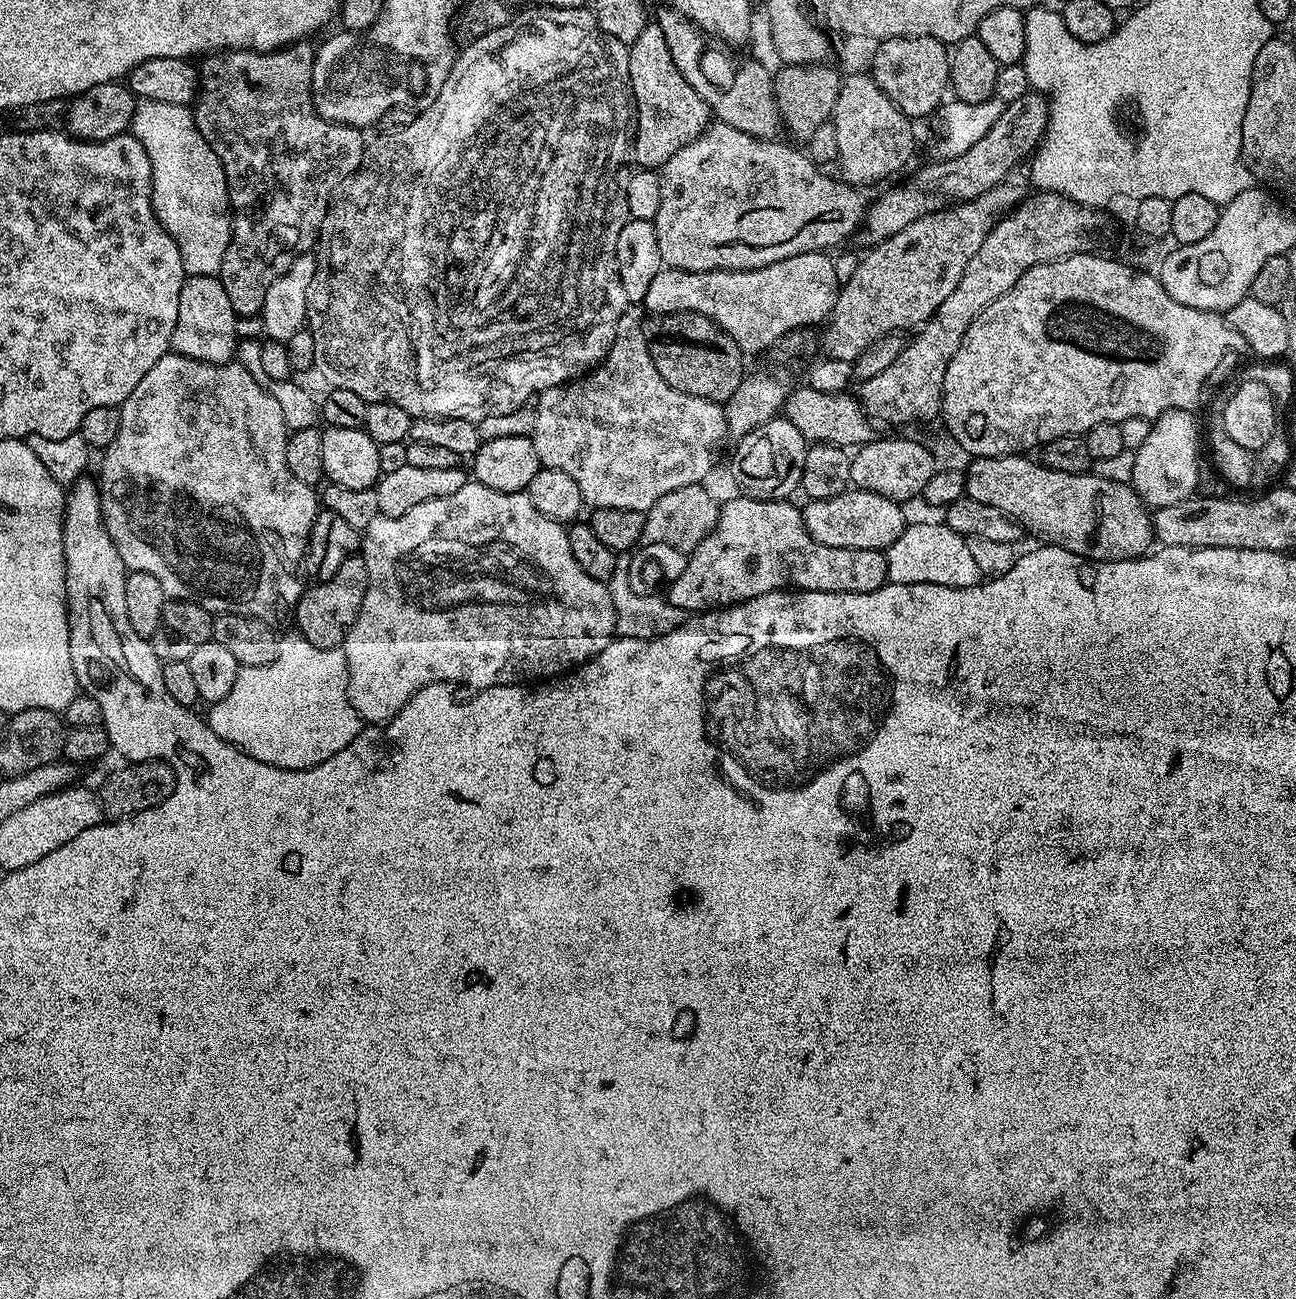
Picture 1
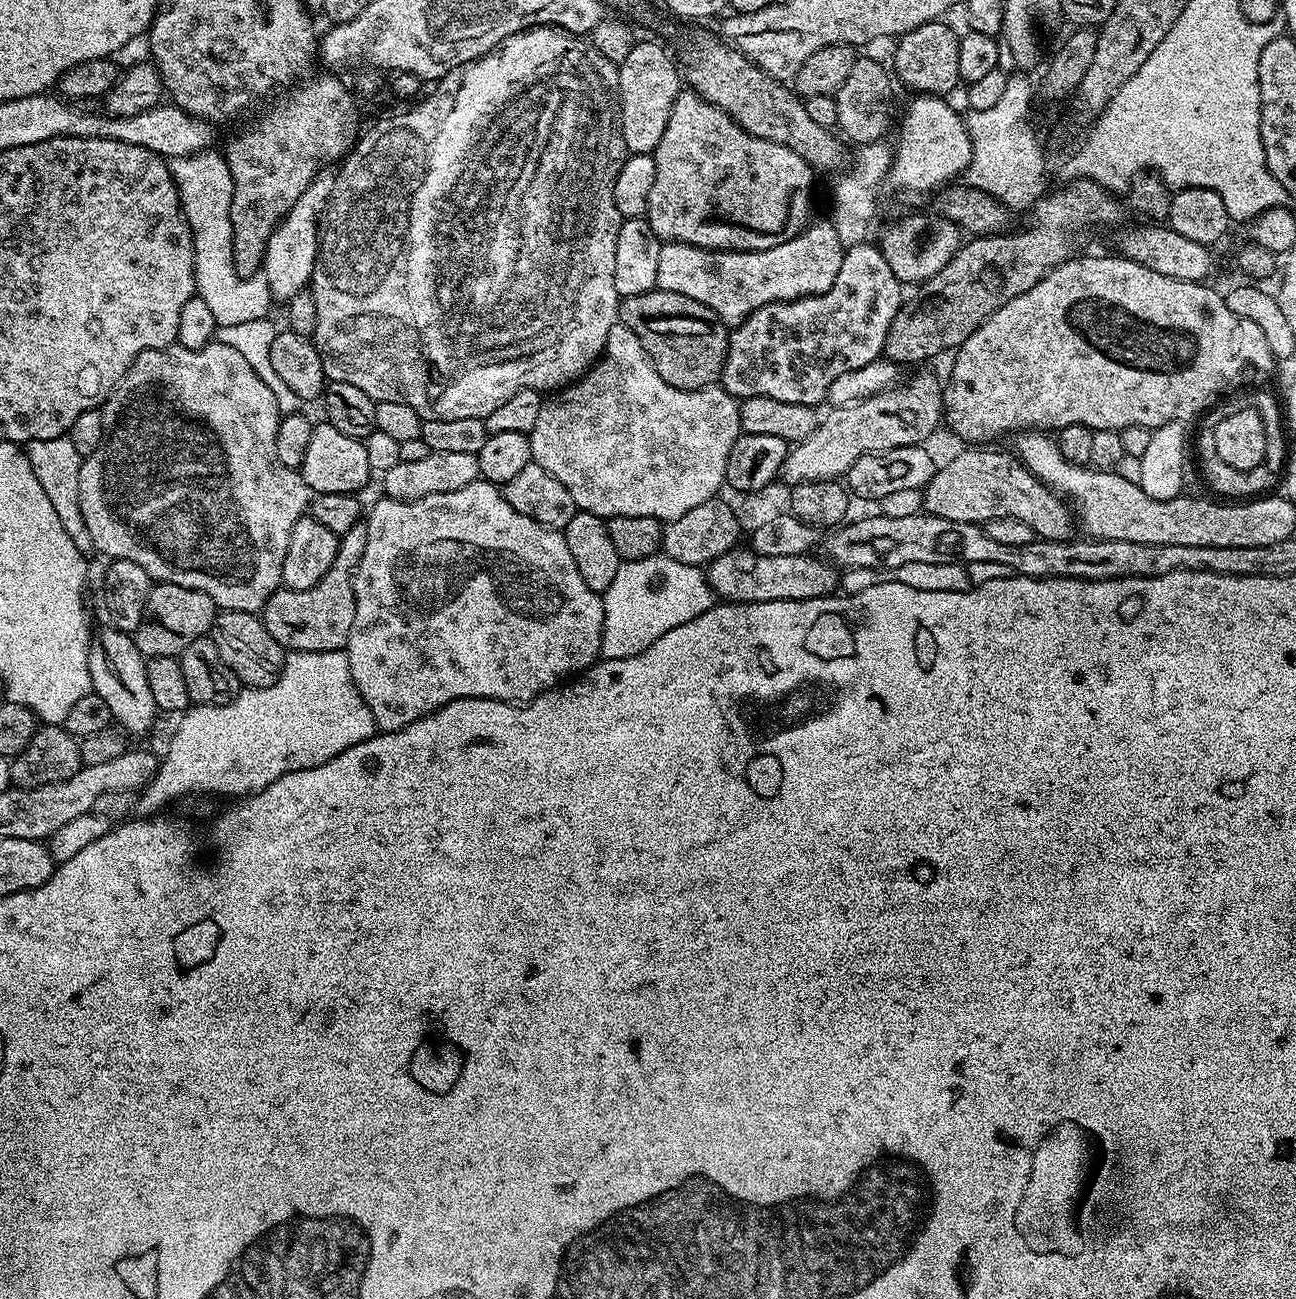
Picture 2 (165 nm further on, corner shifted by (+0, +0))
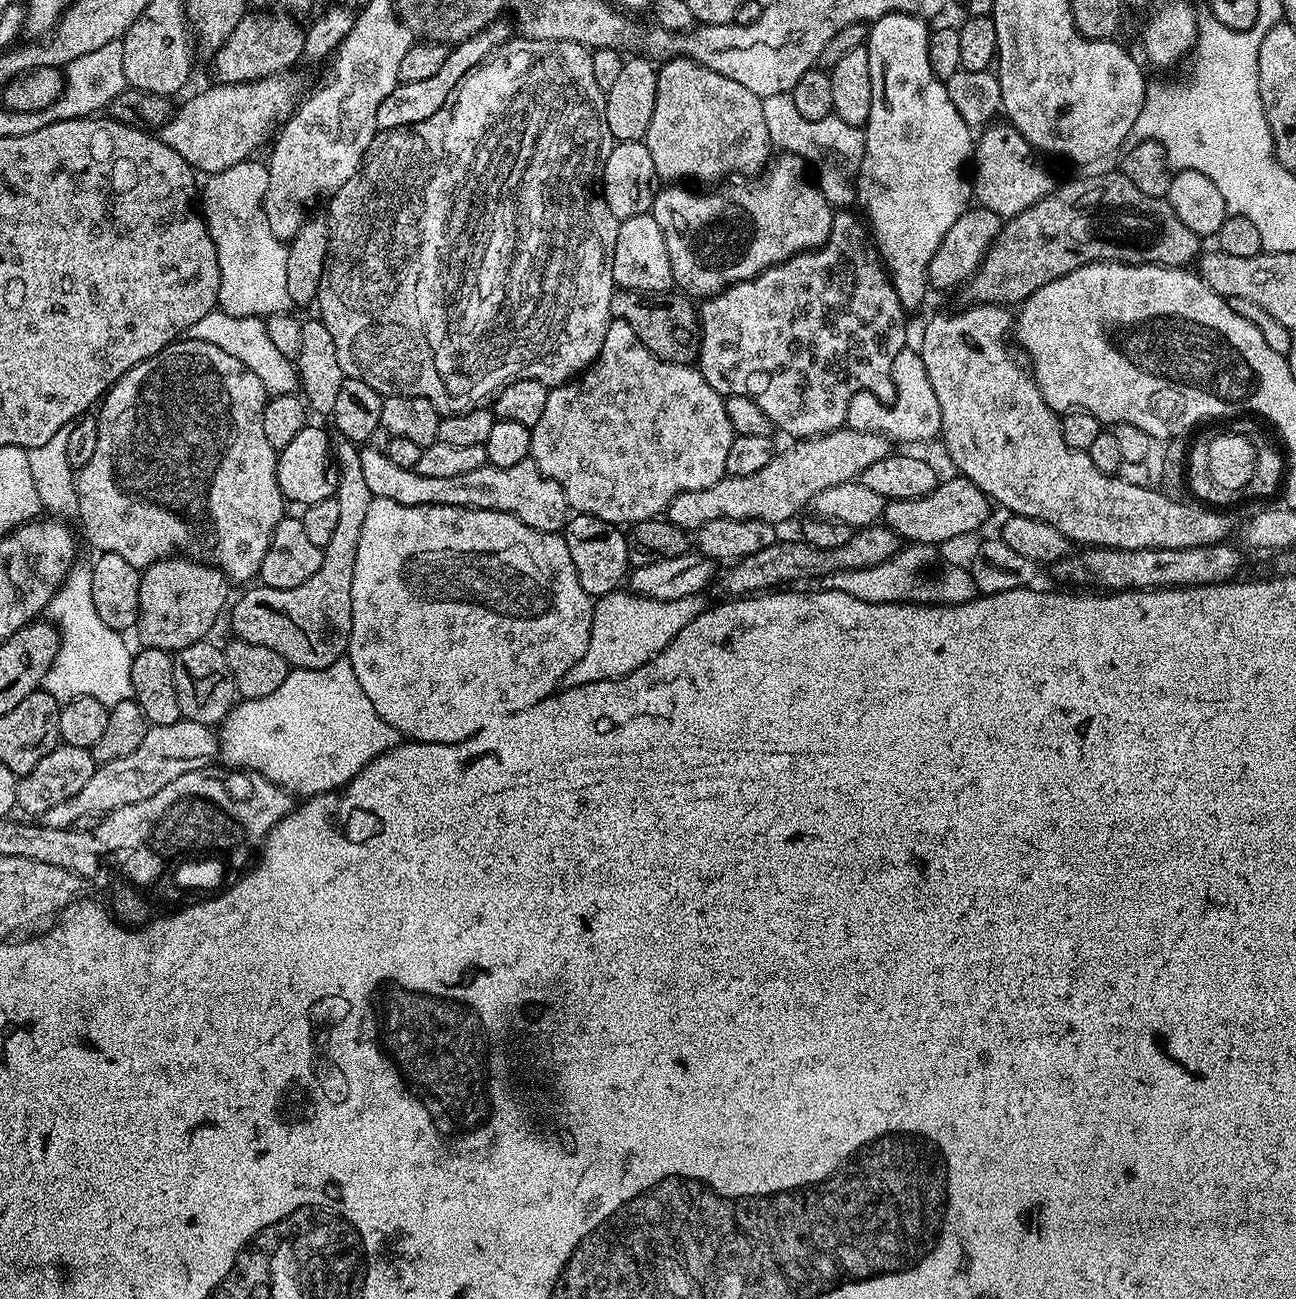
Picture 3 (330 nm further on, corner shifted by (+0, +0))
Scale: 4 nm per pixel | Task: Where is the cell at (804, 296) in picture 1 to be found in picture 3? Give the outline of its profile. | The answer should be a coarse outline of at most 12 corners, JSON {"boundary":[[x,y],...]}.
{"boundary":[[801,157],[650,214],[673,285],[717,296],[825,244],[834,208]]}

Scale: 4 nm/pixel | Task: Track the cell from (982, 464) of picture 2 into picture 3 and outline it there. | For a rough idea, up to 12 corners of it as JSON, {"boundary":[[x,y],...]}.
{"boundary":[[962,474],[884,505],[883,527],[941,546],[988,520],[988,496]]}

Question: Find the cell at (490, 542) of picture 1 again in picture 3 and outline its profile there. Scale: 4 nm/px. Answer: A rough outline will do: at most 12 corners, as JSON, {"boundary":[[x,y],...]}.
{"boundary":[[373,498],[346,658],[457,744],[563,685],[560,532]]}

